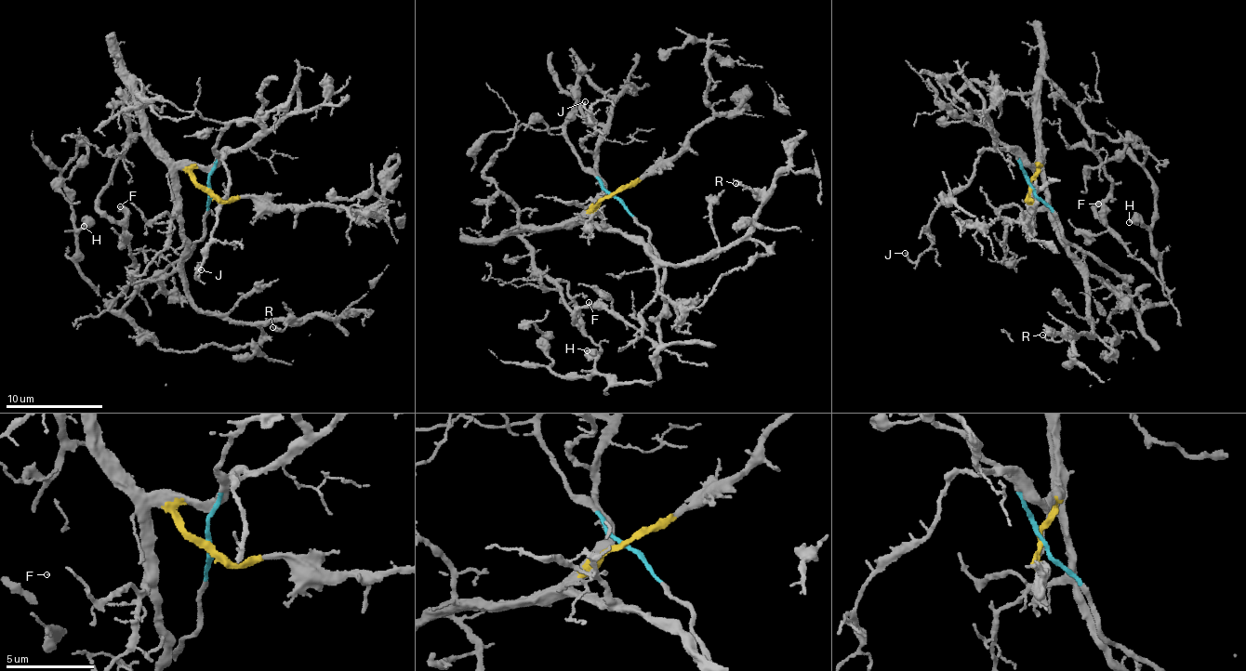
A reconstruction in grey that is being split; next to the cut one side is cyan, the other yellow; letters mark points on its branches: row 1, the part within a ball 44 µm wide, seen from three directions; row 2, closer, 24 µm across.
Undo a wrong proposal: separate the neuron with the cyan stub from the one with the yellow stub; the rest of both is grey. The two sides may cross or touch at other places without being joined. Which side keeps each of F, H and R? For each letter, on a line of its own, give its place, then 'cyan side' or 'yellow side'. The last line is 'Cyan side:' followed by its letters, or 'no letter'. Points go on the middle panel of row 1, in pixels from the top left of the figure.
F: (589, 302) | yellow side
H: (587, 350) | cyan side
R: (735, 183) | yellow side
Cyan side: H

